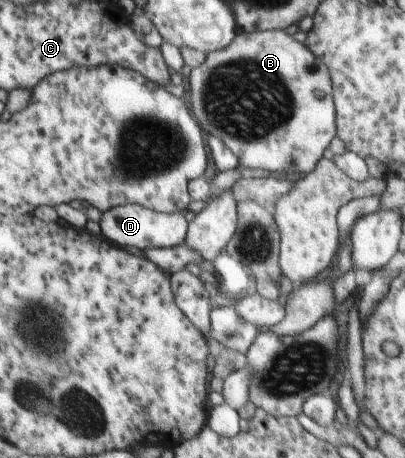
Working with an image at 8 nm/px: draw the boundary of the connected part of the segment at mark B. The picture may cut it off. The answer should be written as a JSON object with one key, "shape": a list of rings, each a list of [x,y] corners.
{"shape":[[[240,30],[232,39],[232,42],[225,49],[217,50],[206,54],[204,62],[198,67],[192,67],[190,72],[190,96],[192,104],[192,112],[196,116],[196,122],[206,130],[209,135],[220,138],[238,159],[238,166],[242,168],[262,168],[270,172],[299,172],[300,174],[309,173],[314,170],[318,161],[324,156],[324,150],[330,146],[332,138],[337,135],[335,123],[335,104],[333,101],[333,90],[331,78],[328,76],[328,70],[324,63],[308,50],[304,44],[296,41],[292,35],[286,31],[254,31],[247,33]]]}

